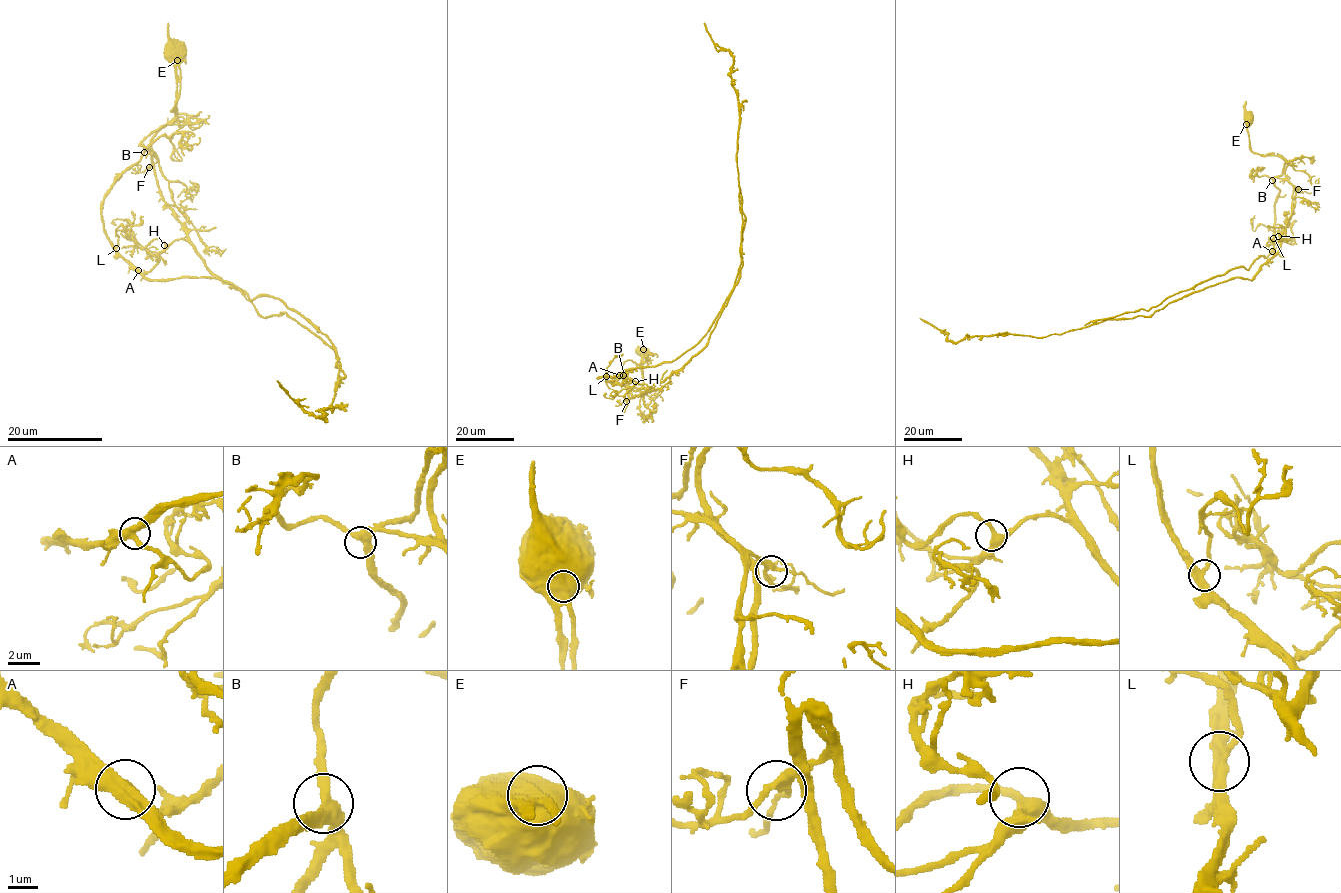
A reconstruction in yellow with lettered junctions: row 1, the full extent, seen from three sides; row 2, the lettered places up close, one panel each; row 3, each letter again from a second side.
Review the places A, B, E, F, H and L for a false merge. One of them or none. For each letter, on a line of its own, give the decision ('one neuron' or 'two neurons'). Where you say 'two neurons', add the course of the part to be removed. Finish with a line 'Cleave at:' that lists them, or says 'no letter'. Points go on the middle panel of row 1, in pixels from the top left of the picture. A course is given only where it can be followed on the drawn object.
A: one neuron
B: one neuron
E: two neurons; foreign part runs (643, 349), (640, 388), (623, 386), (624, 377), (598, 378), (672, 362), (706, 333), (741, 263), (740, 188)
F: one neuron
H: one neuron
L: one neuron
Cleave at: E

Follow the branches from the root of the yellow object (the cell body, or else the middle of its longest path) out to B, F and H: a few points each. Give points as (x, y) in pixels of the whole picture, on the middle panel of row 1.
B: (643, 350), (643, 385), (640, 388), (623, 386), (623, 375)
F: (643, 350), (643, 385), (627, 388), (626, 401)
H: (643, 350), (643, 385), (627, 388), (630, 398), (649, 387), (635, 381)

